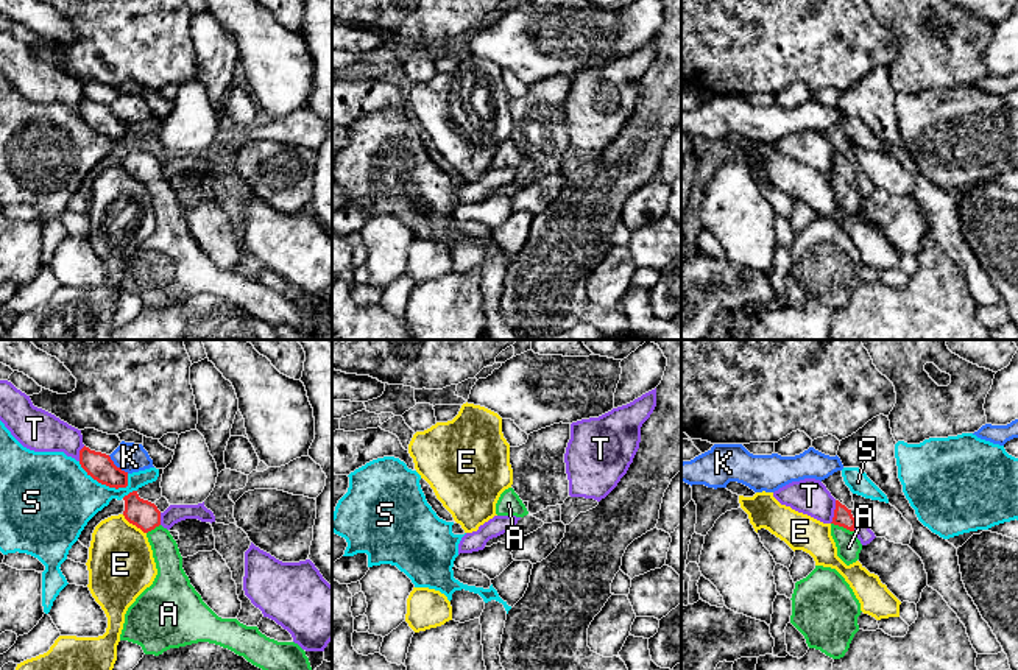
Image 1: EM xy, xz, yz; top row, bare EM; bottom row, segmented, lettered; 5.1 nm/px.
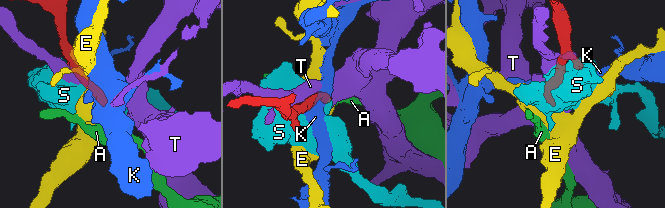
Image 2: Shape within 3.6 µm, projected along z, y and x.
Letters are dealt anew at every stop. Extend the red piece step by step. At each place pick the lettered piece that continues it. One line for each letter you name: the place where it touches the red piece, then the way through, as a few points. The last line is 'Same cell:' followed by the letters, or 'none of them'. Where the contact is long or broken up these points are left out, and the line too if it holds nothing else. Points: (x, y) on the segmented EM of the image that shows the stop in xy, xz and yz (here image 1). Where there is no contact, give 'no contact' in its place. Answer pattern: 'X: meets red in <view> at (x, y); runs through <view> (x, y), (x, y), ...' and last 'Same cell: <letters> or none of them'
A: meets red in yz at (842, 525); runs through yz (842, 516), (842, 525), (848, 547)
Same cell: A

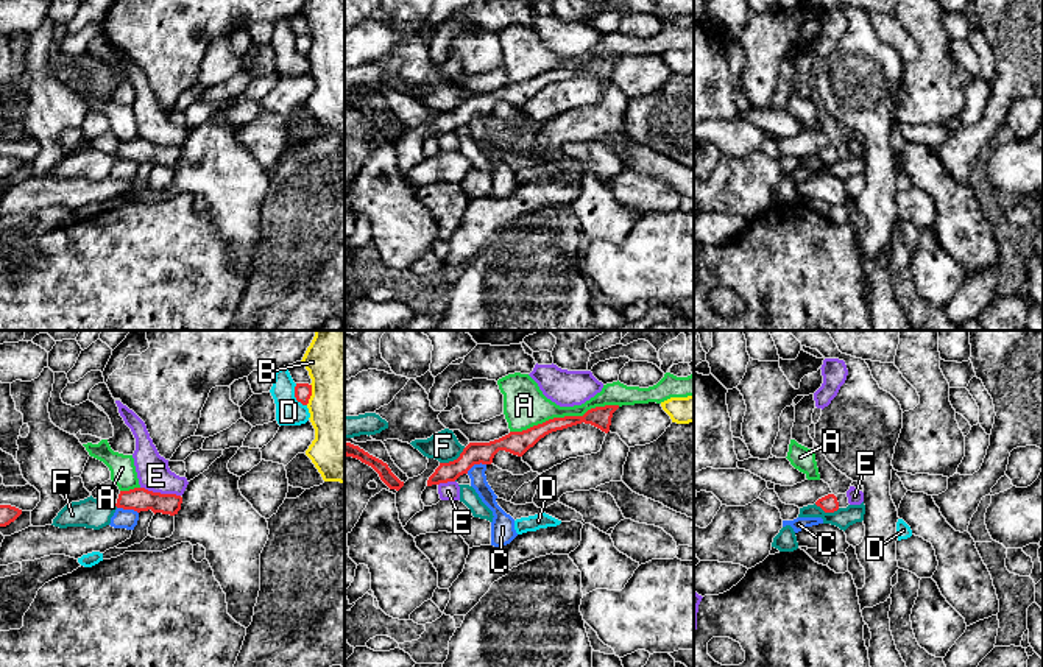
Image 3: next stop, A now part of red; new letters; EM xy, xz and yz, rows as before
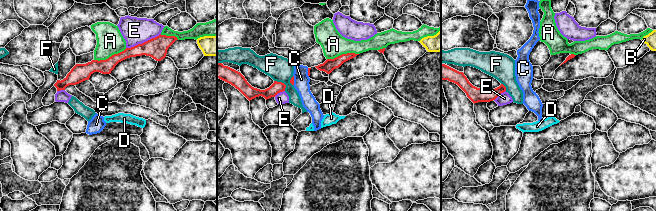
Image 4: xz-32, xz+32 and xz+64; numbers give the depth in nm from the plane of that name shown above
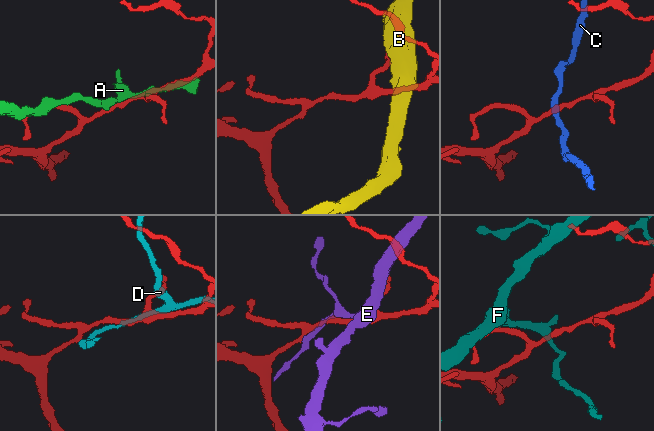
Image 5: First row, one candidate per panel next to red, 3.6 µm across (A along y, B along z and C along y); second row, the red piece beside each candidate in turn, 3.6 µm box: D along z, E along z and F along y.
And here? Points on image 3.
Same cell: none of them

